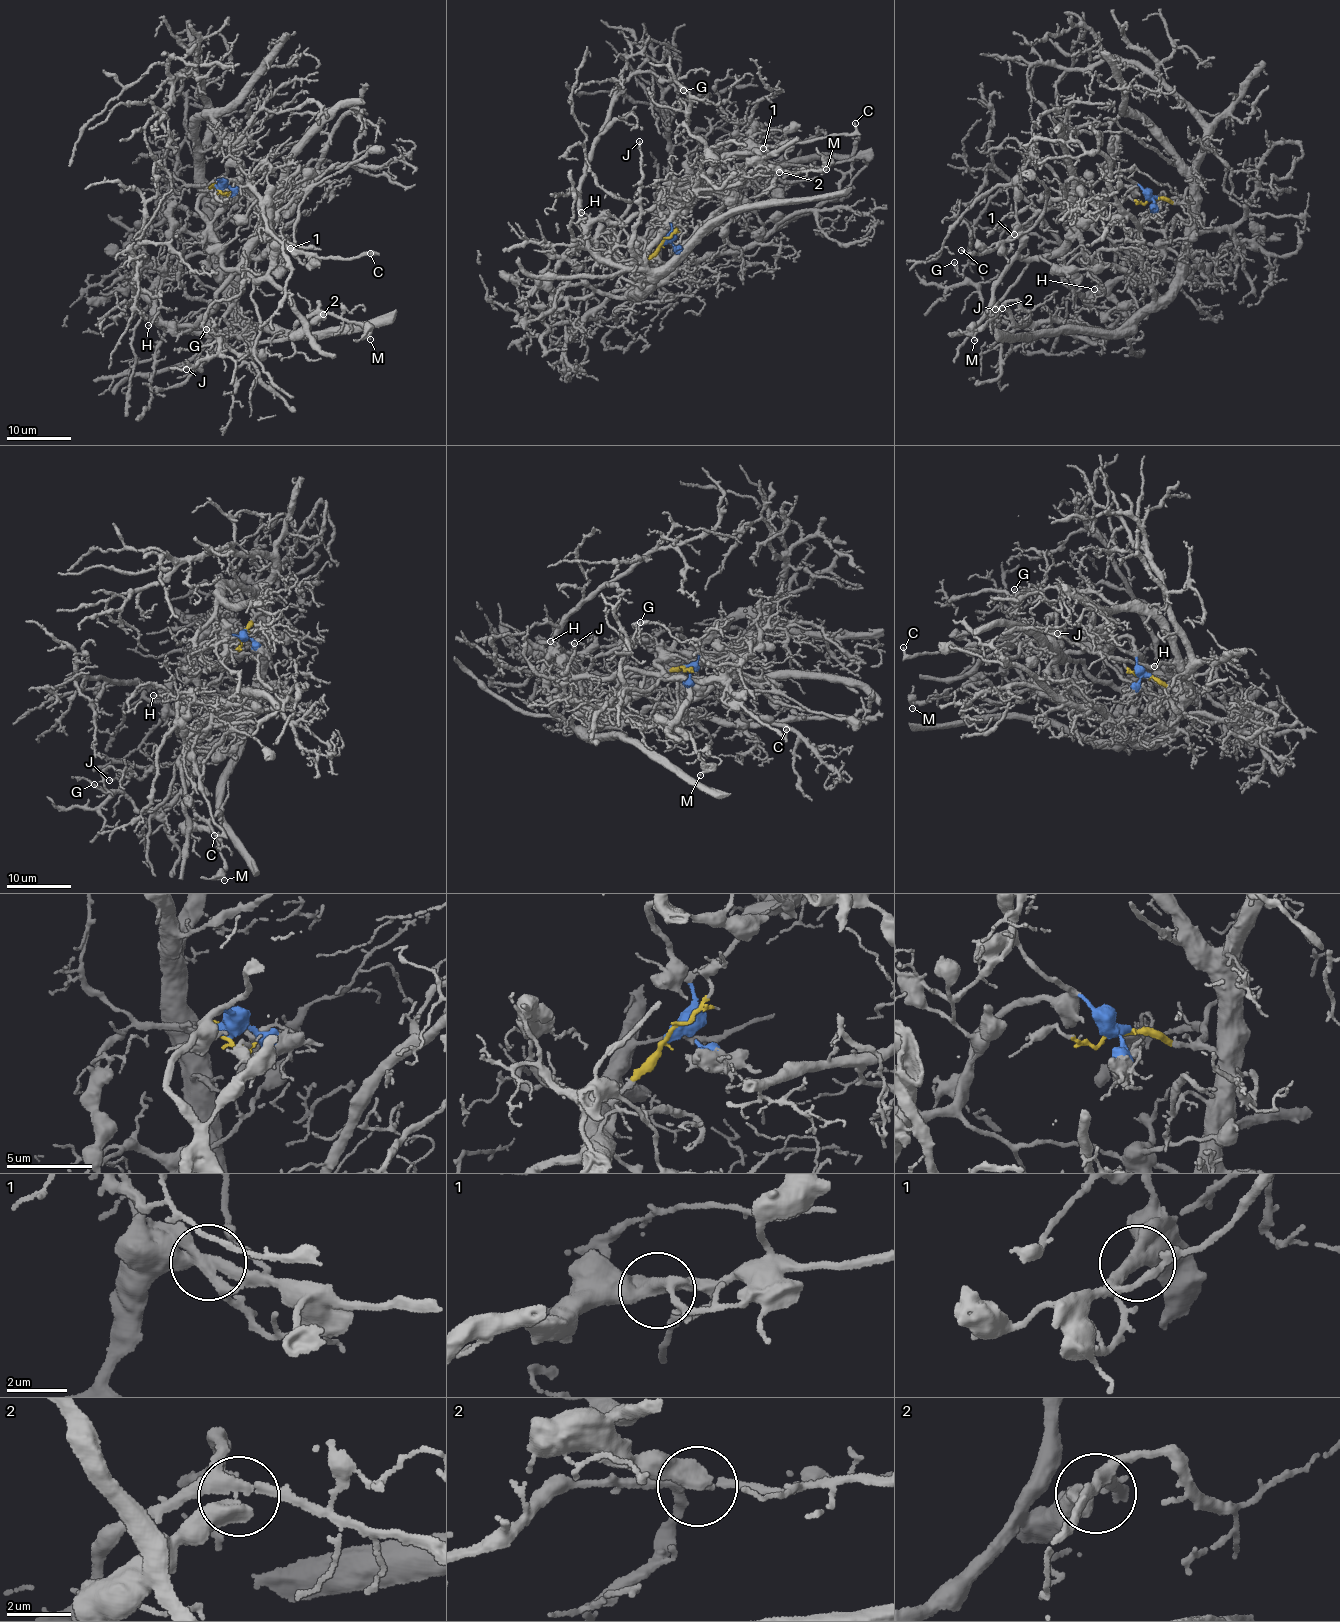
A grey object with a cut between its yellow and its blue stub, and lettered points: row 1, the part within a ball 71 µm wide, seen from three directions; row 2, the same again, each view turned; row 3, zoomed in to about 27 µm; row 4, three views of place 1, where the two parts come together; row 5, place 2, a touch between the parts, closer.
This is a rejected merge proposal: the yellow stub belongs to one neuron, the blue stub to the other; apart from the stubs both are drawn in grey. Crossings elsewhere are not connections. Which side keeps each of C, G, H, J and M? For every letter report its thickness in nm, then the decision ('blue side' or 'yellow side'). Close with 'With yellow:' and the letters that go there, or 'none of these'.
C: calibre 200 nm; blue side
G: calibre 130 nm; yellow side
H: calibre 120 nm; blue side
J: calibre 150 nm; yellow side
M: calibre 220 nm; yellow side
With yellow: G, J, M

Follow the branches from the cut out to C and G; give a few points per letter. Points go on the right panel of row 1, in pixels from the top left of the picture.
C: (1153, 198), (1138, 185), (1111, 189), (1098, 216), (1053, 254), (1027, 260), (1018, 234), (990, 253), (961, 249)
G: (1153, 198), (1191, 208), (1185, 275), (1125, 330), (1078, 322), (1002, 323), (985, 313), (978, 291), (954, 262)

